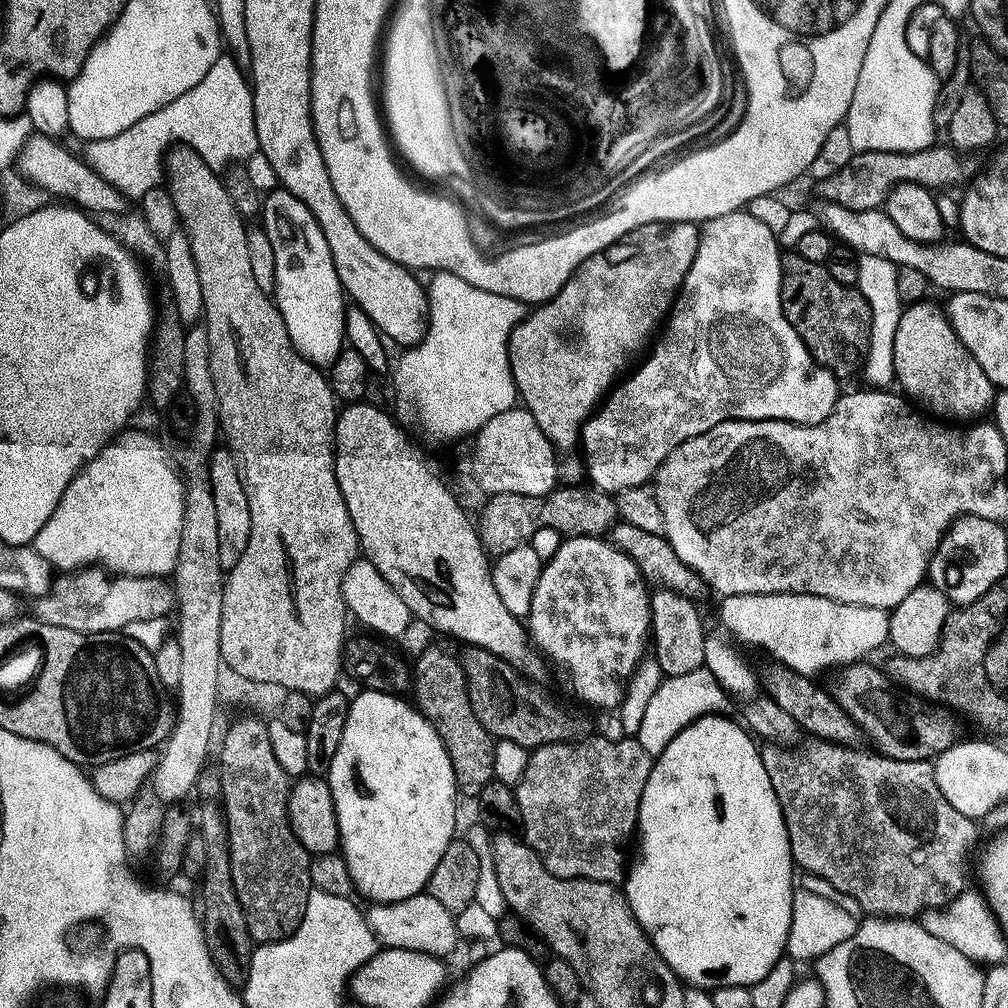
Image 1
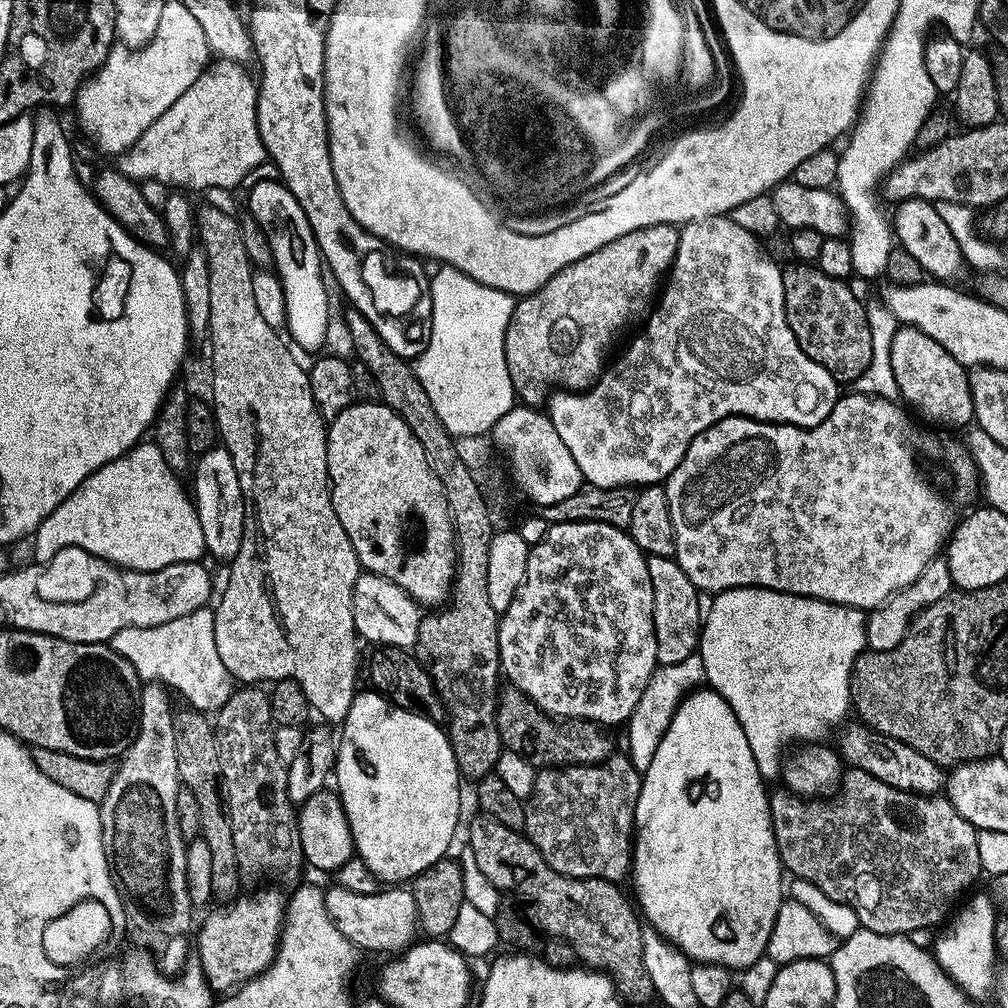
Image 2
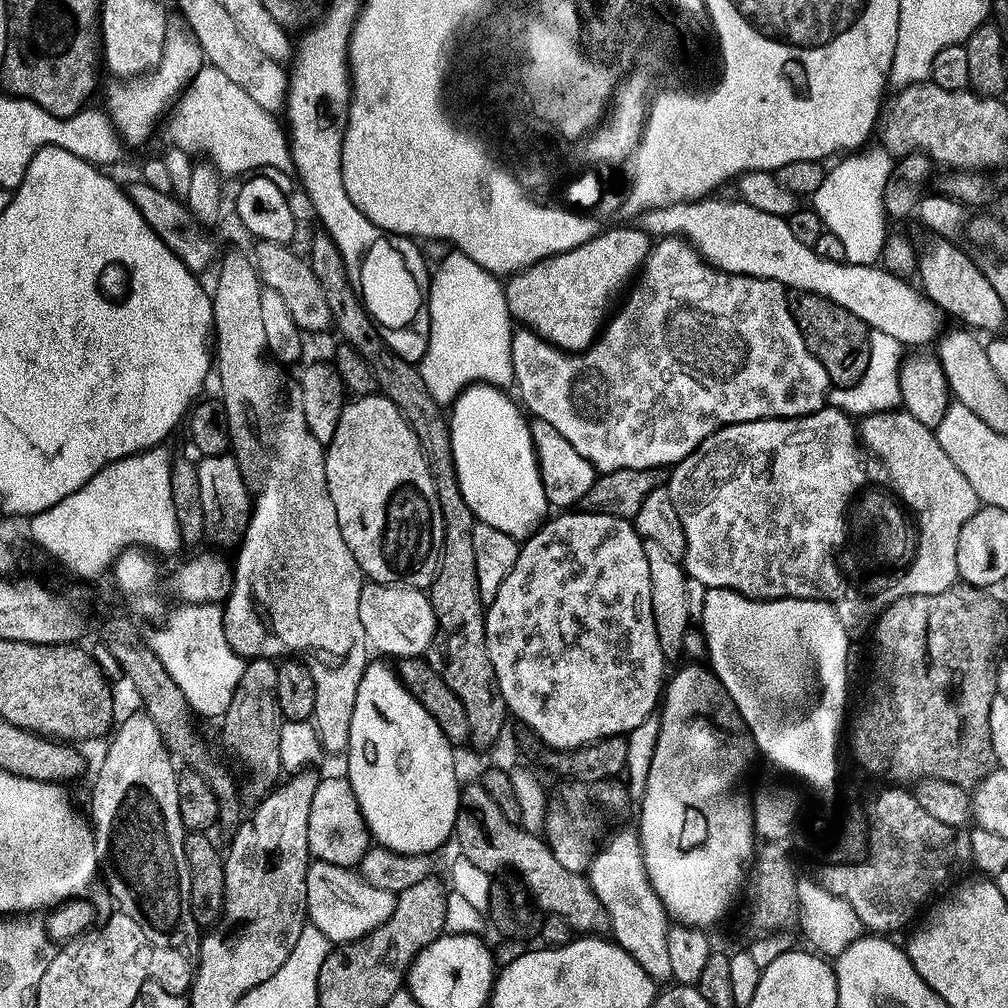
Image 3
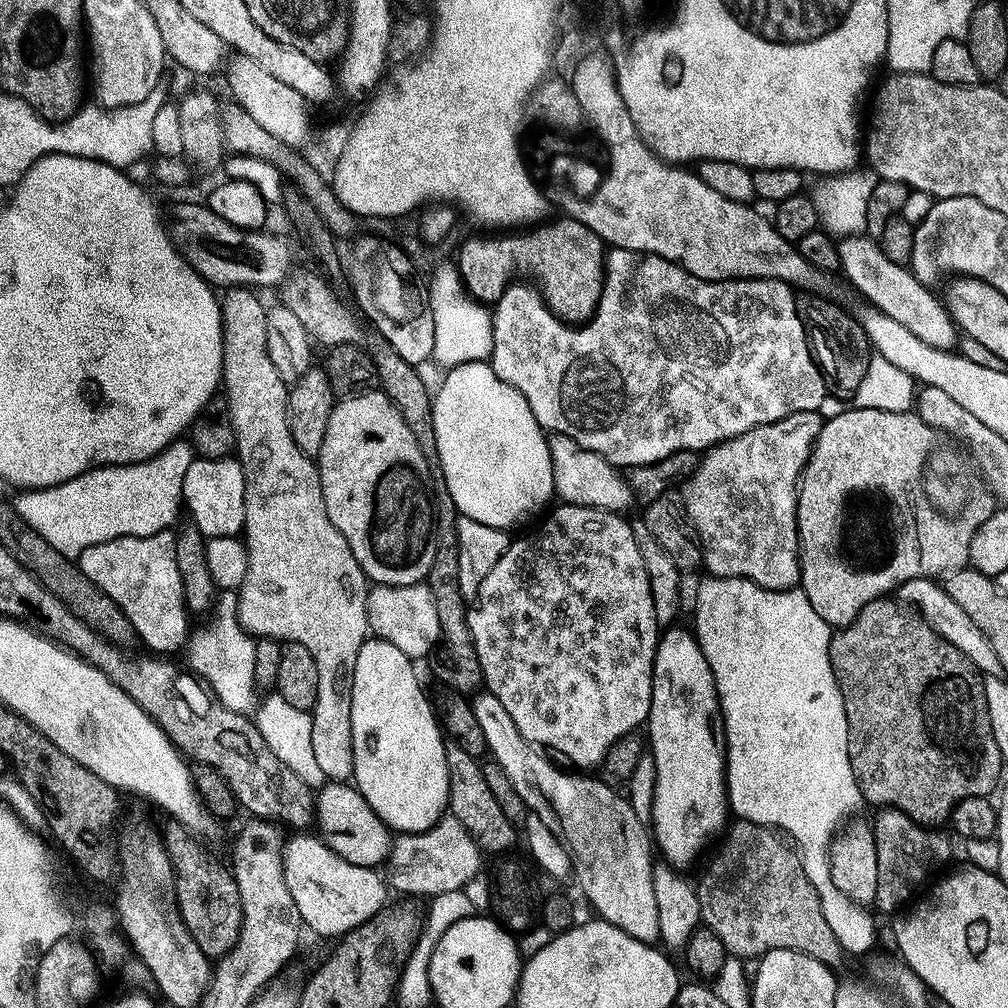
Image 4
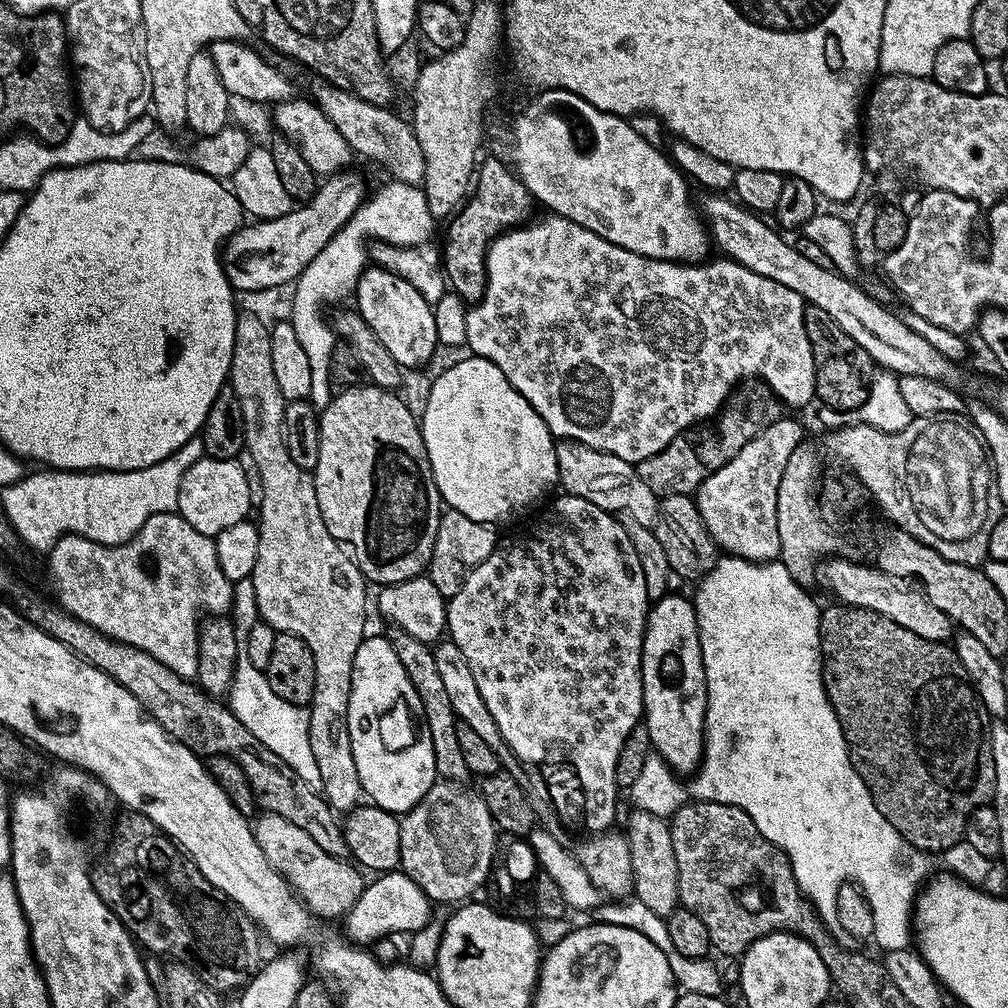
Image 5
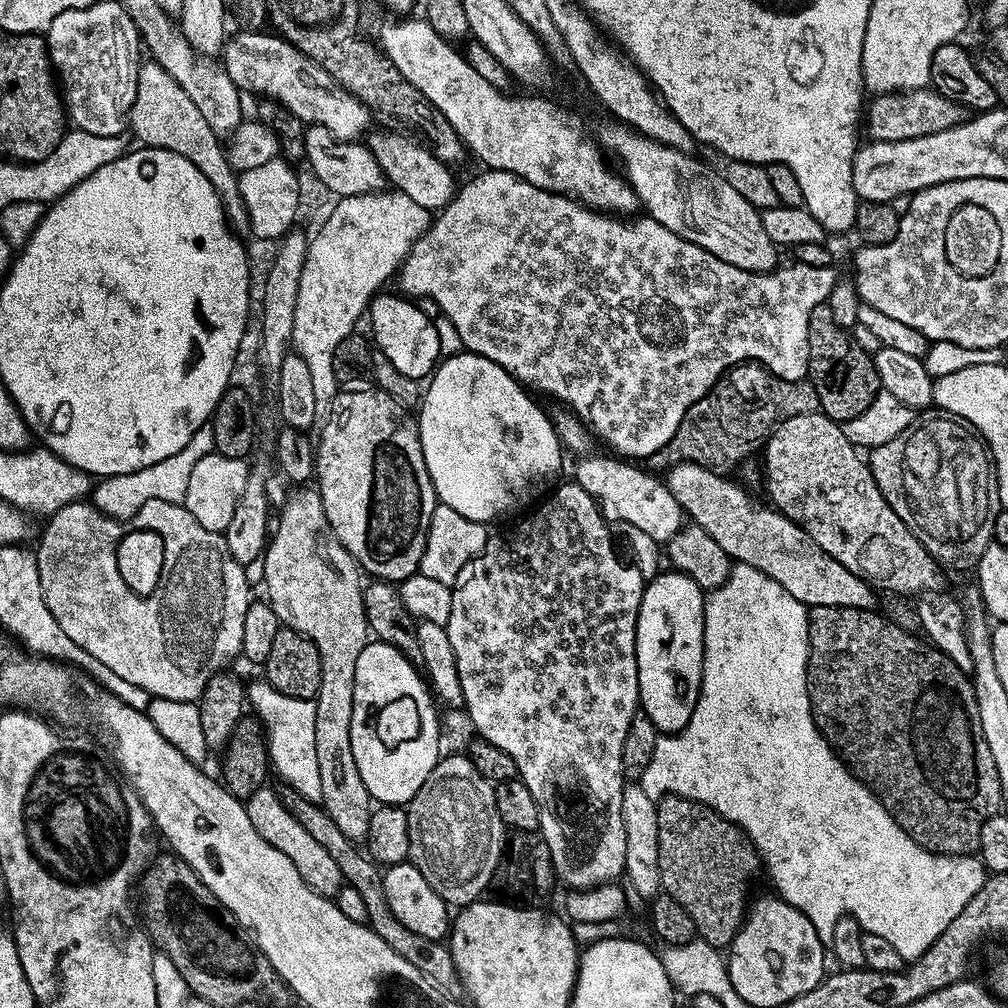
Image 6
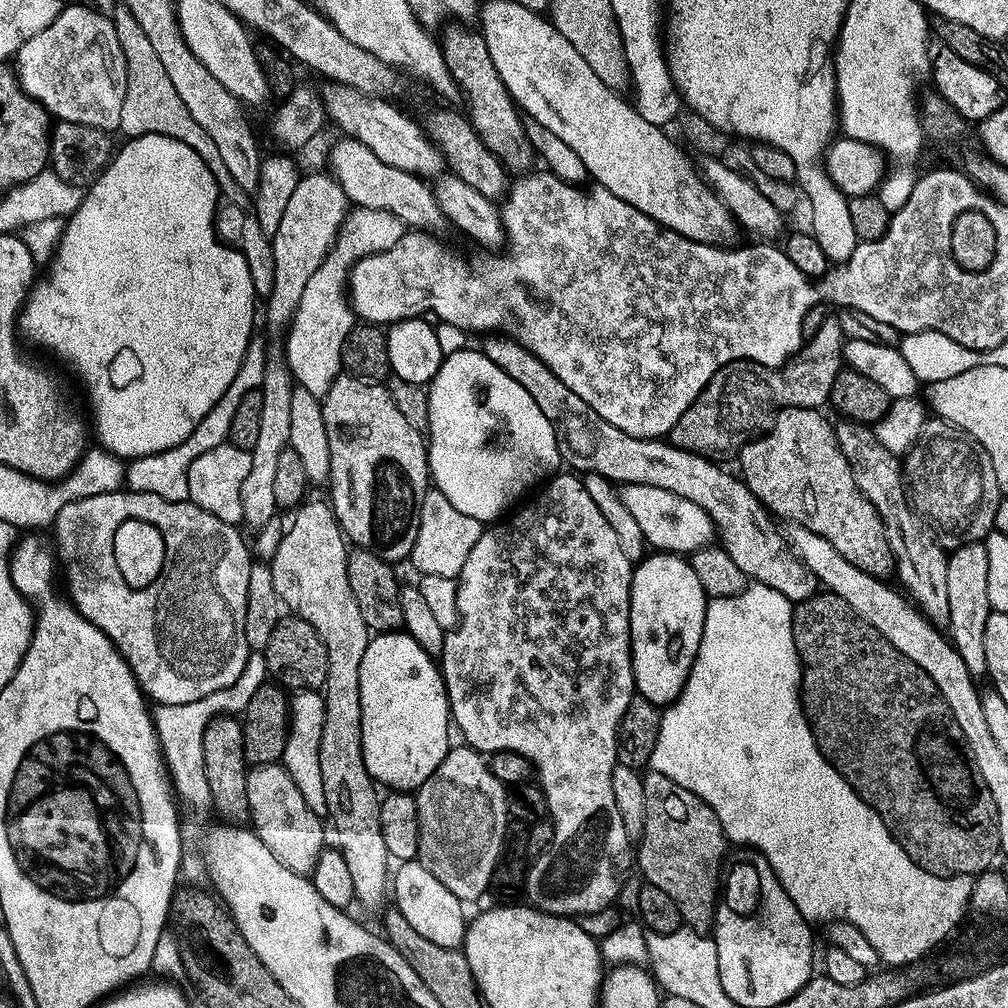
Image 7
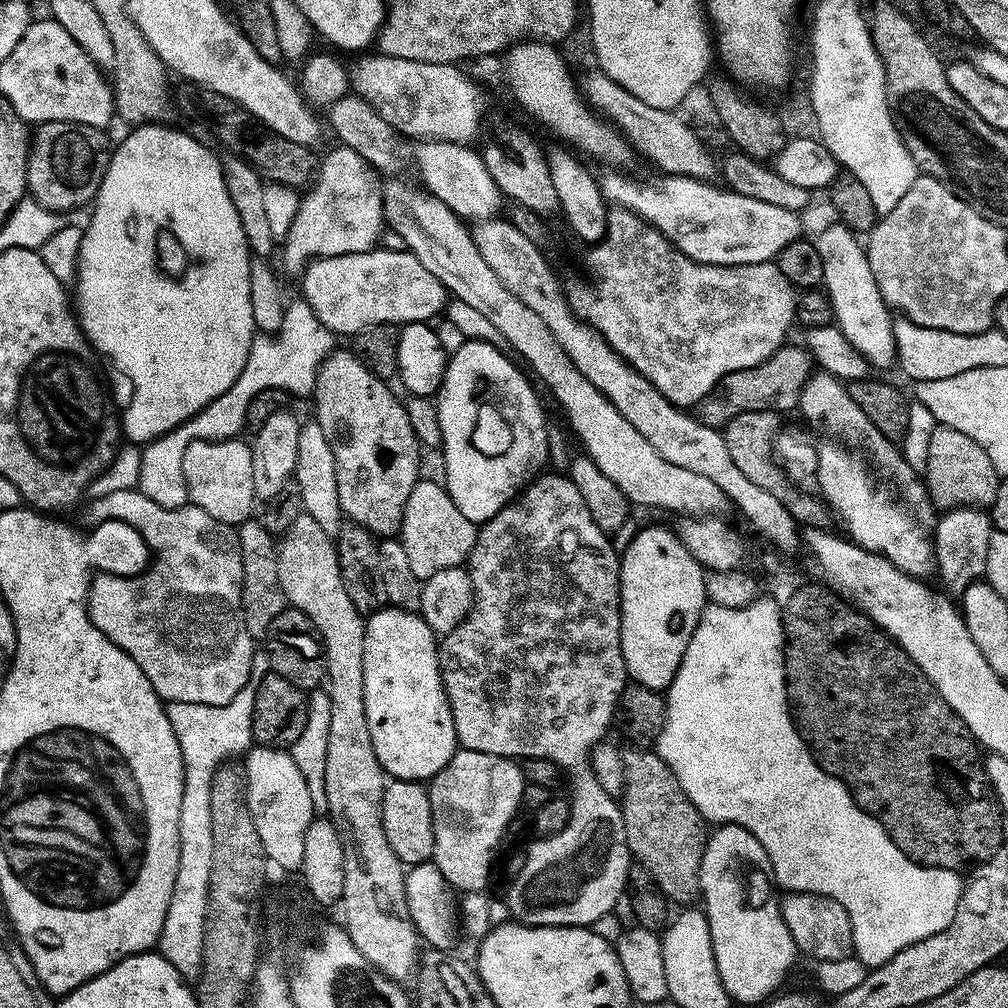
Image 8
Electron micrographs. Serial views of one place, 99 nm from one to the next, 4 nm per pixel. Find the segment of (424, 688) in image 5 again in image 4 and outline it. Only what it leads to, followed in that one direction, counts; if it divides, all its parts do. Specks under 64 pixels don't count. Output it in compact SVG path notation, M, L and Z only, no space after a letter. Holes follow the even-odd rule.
M455 742L445 743L444 753L448 771L448 808L451 816L471 834L481 853L507 853L504 851L515 842L516 836L518 840L518 828L510 822L510 818L506 818L506 814L502 814L502 806L498 806L494 794L490 794L490 786L486 786L481 761L466 754L466 750L462 750L462 746Z

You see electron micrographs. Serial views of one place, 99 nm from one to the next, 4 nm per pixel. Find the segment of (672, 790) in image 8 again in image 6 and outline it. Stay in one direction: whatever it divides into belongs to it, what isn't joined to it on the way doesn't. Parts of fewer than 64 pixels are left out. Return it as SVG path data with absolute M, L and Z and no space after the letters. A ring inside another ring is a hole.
M671 794L656 801L658 810L658 866L660 867L660 887L674 898L690 914L696 927L696 935L710 946L727 949L742 927L746 909L750 904L748 883L762 861L748 838L734 822L719 816L713 808L707 808L697 800L673 796Z

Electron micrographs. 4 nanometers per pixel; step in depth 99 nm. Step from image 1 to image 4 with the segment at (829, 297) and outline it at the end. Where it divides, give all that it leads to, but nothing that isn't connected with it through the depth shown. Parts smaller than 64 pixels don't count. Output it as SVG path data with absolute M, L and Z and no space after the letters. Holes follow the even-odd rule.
M797 295L796 309L804 324L804 333L808 335L812 355L824 374L827 391L833 396L851 398L866 375L870 357L868 335L862 330L859 319L824 296Z

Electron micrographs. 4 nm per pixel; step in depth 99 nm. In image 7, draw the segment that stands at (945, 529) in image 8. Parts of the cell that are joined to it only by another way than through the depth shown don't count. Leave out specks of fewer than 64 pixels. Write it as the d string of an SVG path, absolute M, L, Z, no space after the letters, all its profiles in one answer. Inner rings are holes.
M963 544L948 557L946 587L950 593L950 618L946 625L947 635L958 650L962 662L972 671L973 677L980 678L988 671L986 666L986 618L991 614L990 598L986 598L987 559L986 546Z

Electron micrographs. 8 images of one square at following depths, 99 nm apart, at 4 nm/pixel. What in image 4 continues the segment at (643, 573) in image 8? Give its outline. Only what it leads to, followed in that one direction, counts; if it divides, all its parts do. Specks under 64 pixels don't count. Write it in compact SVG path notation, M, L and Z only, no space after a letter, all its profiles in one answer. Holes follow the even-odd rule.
M677 626L665 627L660 634L660 641L656 643L656 653L654 654L654 670L652 671L652 697L650 698L650 710L646 721L648 728L647 743L650 745L650 755L654 762L656 780L652 784L652 815L650 817L650 832L654 837L655 847L664 856L663 859L673 866L688 864L712 839L725 831L726 825L730 820L730 809L728 806L728 789L724 783L724 730L722 727L722 717L720 714L720 699L718 690L714 682L714 674L710 670L710 662L706 662L704 651L700 649L700 643L696 640L691 631Z

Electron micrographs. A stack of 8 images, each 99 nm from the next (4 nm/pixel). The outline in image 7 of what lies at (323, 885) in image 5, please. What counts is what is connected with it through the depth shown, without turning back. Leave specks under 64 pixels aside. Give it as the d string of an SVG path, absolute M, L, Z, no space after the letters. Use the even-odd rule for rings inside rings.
M283 763L257 764L249 771L246 782L246 798L248 799L248 814L251 827L266 846L270 846L273 854L290 870L294 870L299 876L311 877L315 870L315 864L319 860L320 853L325 850L324 824L325 821L310 806L306 806L306 798L294 786L294 778L284 768Z

